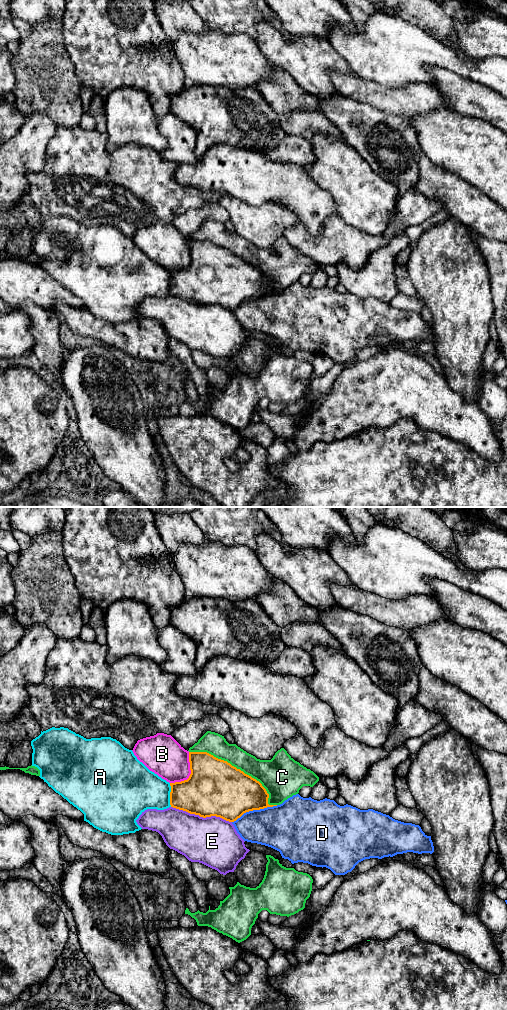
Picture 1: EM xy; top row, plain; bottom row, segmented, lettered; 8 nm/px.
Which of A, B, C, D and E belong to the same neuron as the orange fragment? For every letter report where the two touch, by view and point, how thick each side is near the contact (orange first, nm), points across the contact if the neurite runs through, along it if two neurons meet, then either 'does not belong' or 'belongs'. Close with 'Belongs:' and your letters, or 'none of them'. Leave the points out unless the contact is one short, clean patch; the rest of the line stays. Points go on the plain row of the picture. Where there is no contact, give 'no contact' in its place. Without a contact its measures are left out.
A: xy (170, 283) | 340/340 nm | does not belong
B: xy (190, 262) | 440/300 nm | does not belong
C: xy (239, 257) | 440/220 nm | does not belong
D: xy (254, 297) | 400/360 nm | does not belong
E: xy (201, 304) | 440/400 nm | does not belong
Belongs: none of them

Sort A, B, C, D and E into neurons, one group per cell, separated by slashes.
A / B / C / D / E

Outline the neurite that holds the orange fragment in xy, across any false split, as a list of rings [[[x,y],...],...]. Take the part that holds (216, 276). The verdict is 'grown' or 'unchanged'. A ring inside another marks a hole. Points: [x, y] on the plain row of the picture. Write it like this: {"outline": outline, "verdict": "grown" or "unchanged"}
{"outline": [[[189,240],[191,262],[187,268],[170,271],[170,293],[173,296],[206,306],[220,305],[234,310],[244,301],[277,293],[269,293],[269,282],[262,272],[227,249],[207,240]]], "verdict": "unchanged"}

